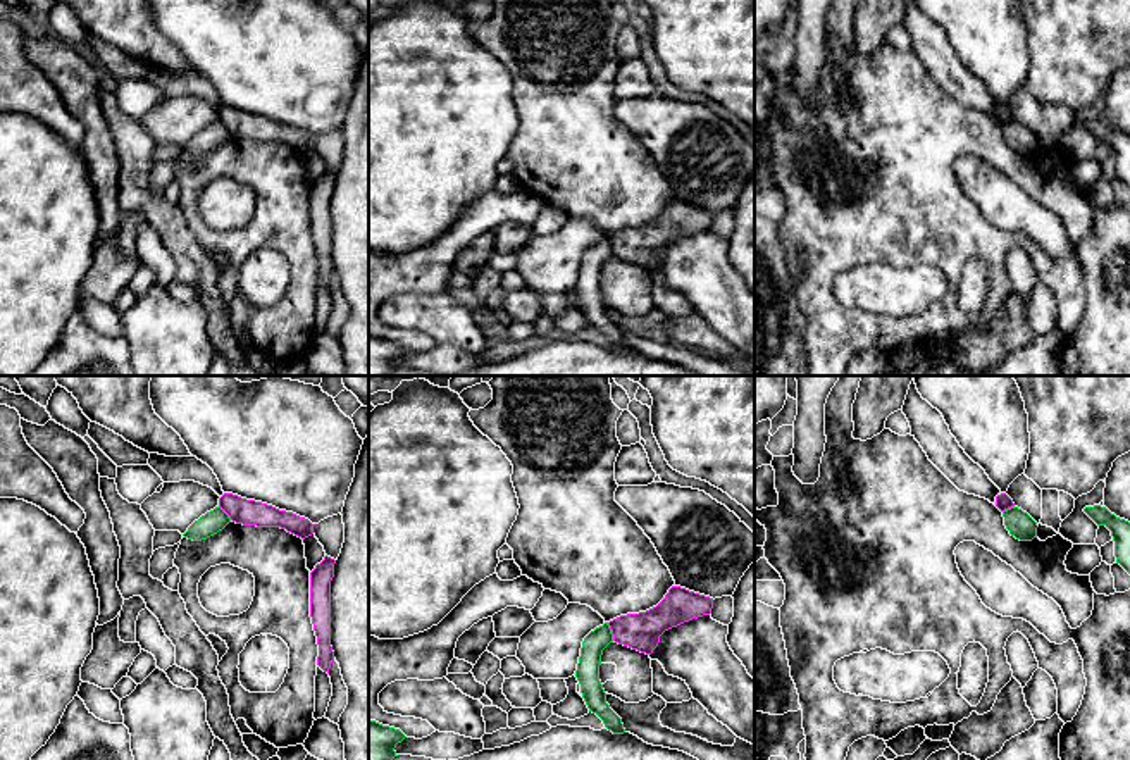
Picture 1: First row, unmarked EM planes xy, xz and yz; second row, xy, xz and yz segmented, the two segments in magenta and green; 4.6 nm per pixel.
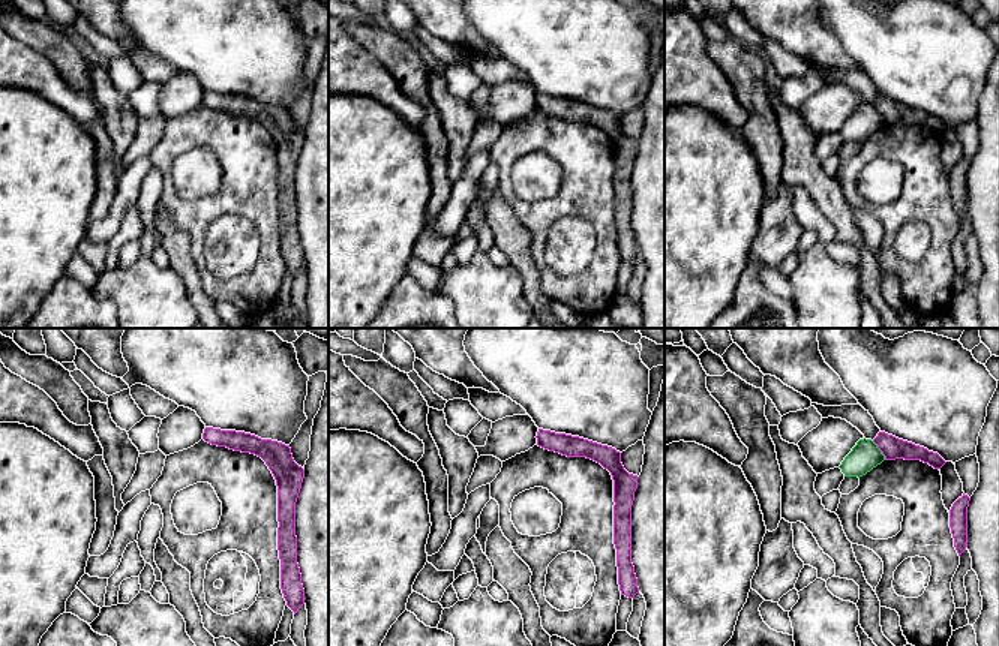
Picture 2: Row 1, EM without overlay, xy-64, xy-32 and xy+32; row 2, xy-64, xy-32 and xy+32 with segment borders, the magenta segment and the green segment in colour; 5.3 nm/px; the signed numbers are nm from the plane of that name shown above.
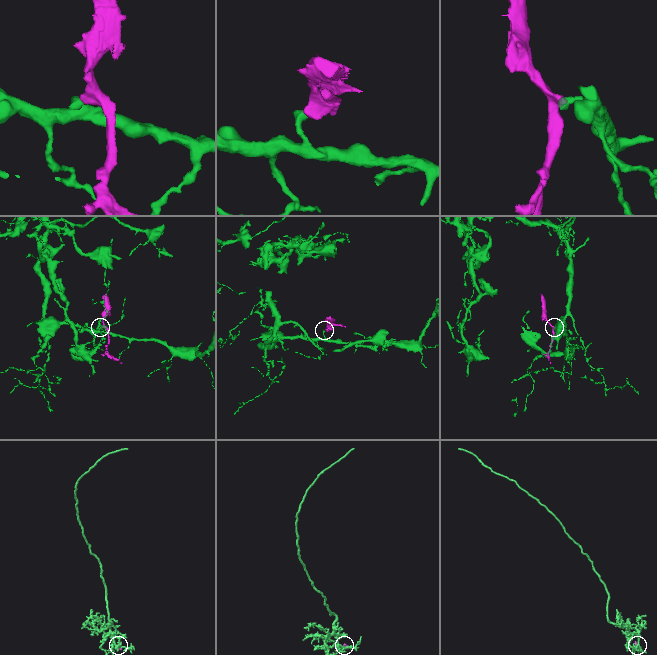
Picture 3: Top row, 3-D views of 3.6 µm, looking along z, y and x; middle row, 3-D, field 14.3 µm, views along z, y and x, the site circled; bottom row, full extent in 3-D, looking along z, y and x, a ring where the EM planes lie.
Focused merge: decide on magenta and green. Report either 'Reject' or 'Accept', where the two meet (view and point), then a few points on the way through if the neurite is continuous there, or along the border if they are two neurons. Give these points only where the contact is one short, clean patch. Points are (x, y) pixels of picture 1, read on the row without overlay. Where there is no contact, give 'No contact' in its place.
Reject. Touches magenta at xz (612, 245). Boundary: xz (607, 236), (614, 254)

